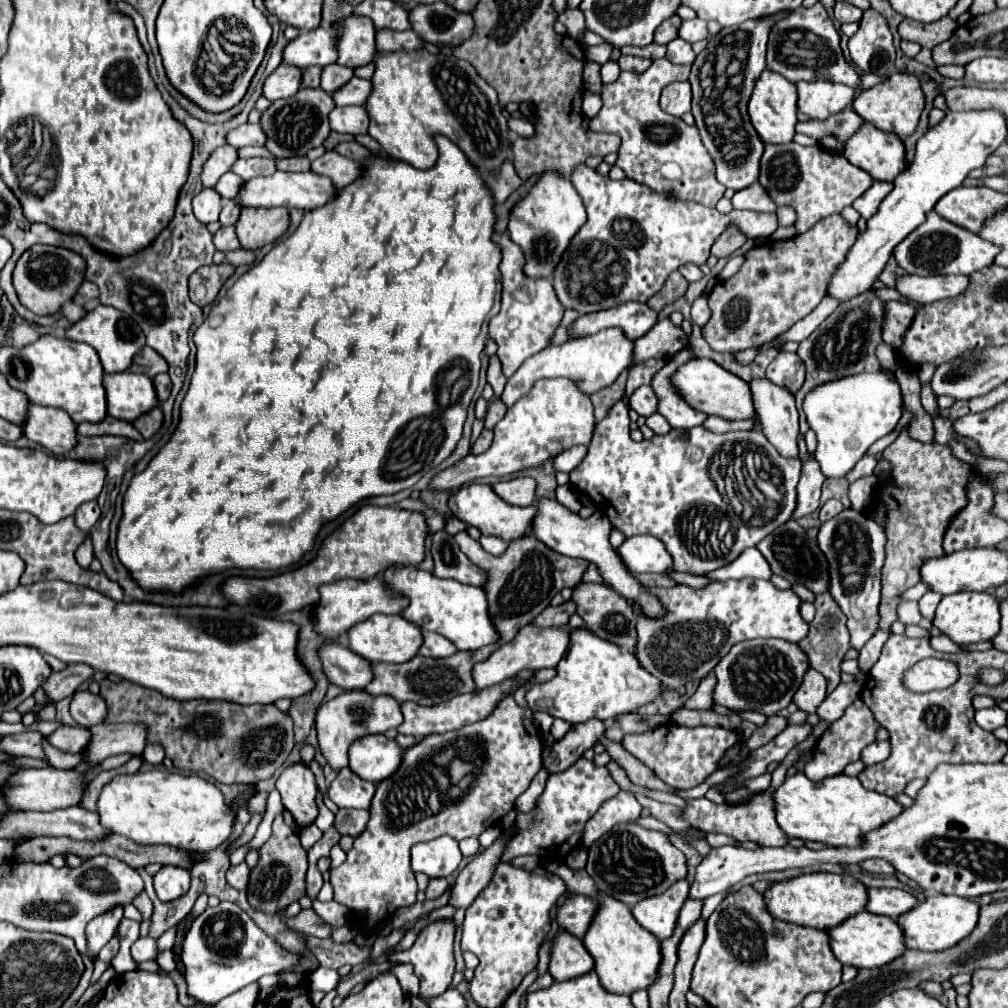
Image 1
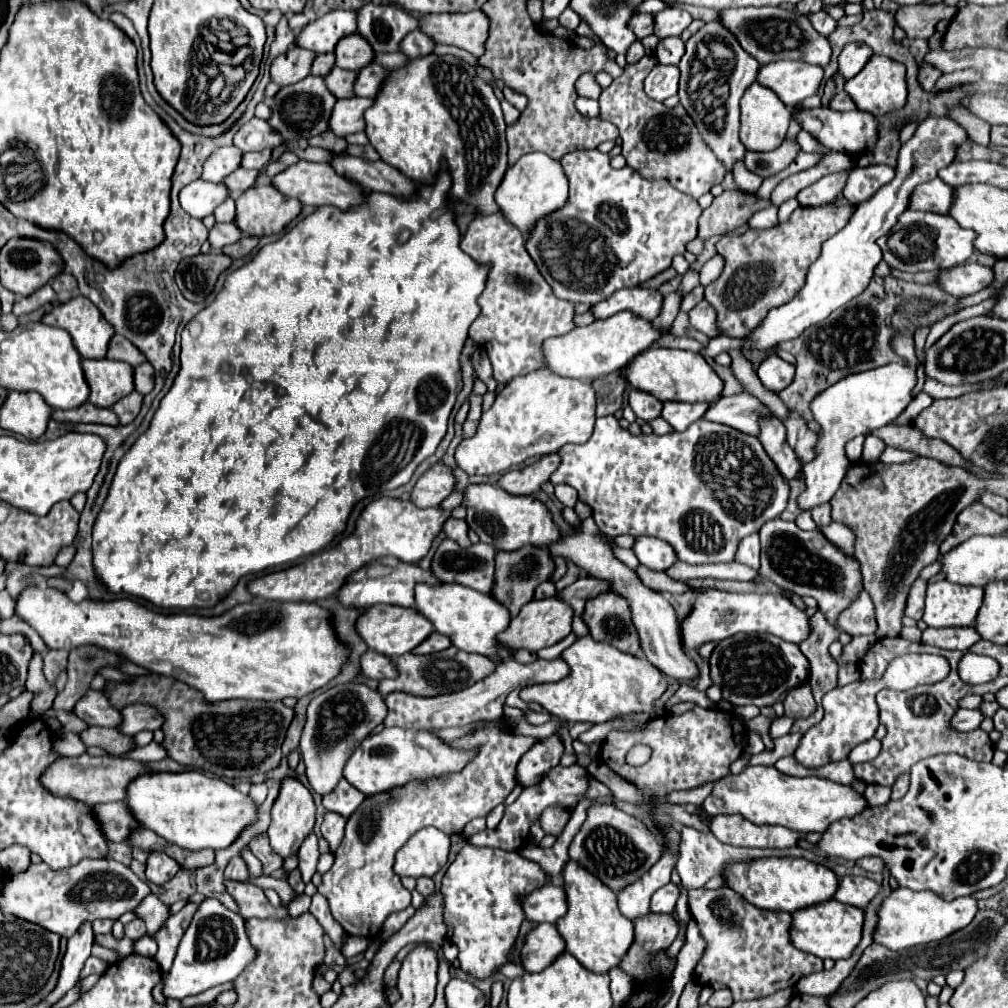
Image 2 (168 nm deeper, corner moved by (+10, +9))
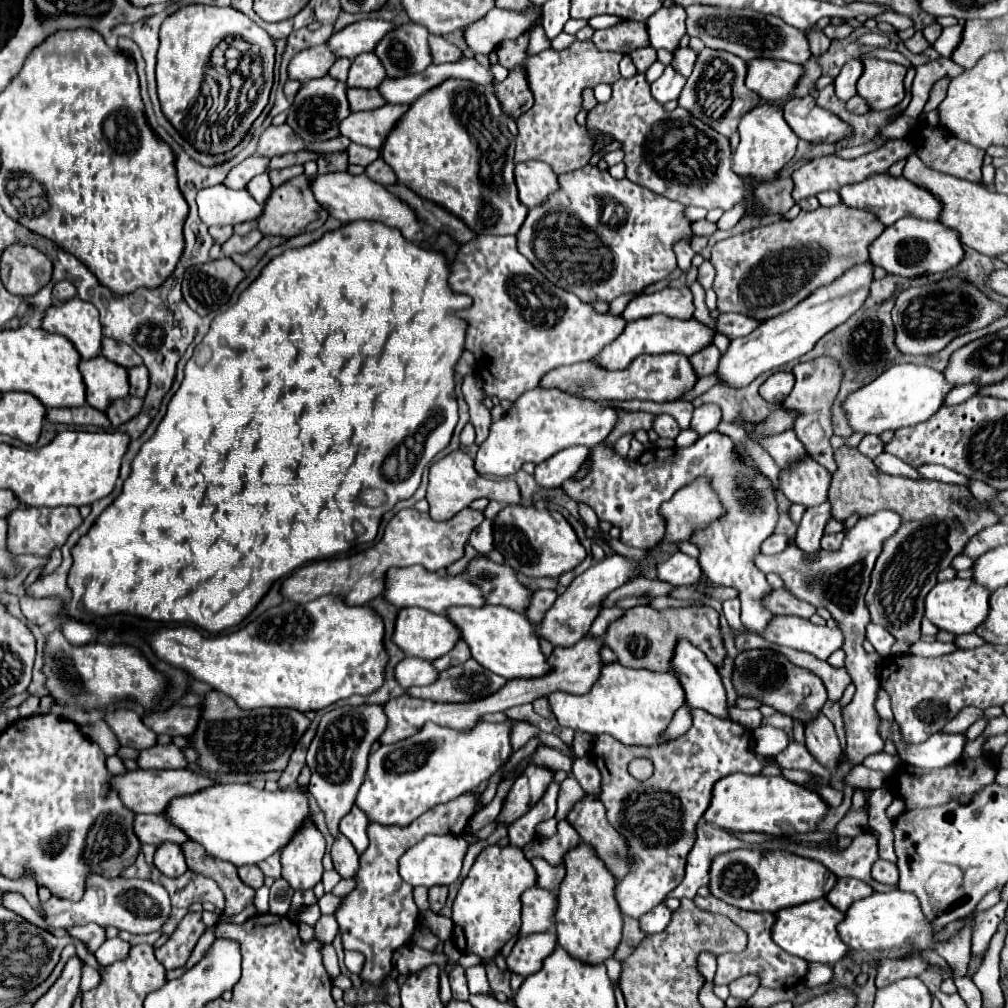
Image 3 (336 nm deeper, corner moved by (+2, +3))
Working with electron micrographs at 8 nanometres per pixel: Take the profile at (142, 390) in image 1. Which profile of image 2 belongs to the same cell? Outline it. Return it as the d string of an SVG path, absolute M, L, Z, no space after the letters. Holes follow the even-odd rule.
M84 359L82 369L86 375L86 381L90 385L90 403L98 407L112 407L114 401L120 401L122 397L130 395L134 391L134 367L126 365L124 361L112 361L112 359Z

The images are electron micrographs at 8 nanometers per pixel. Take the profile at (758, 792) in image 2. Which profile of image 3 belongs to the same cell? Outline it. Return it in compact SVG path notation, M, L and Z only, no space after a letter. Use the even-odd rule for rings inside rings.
M732 773L722 777L712 789L710 807L704 813L704 819L710 825L728 829L728 831L758 831L770 835L794 835L816 831L816 825L826 815L828 805L820 799L818 793L804 789L780 775L744 775Z

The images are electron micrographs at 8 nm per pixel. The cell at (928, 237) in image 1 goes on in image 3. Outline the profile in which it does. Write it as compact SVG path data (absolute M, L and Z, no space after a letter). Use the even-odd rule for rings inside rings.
M904 217L886 227L886 231L870 245L870 263L882 267L888 275L900 277L920 277L948 271L960 263L962 255L964 251L956 231L944 227L938 221L926 221L916 217Z

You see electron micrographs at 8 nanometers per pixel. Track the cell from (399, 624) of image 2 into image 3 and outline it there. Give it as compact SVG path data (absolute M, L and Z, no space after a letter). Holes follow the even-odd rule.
M400 609L398 619L396 619L396 633L394 633L394 643L406 653L422 659L440 659L446 655L454 645L460 641L460 631L450 623L446 615L436 615L426 609Z

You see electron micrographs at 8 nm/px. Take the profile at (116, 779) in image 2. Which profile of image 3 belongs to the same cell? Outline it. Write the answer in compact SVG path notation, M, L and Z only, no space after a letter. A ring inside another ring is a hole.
M136 769L136 771L128 771L122 777L114 777L112 779L112 787L118 791L122 803L136 811L136 813L164 813L166 807L170 805L172 799L176 797L184 797L184 795L192 795L198 793L210 785L214 785L216 781L206 777L204 773L194 773L188 769Z

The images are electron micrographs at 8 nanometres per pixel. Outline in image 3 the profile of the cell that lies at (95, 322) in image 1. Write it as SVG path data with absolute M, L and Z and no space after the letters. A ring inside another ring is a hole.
M72 297L60 305L48 307L42 329L70 339L82 359L92 359L100 353L102 327L96 307L88 301Z

